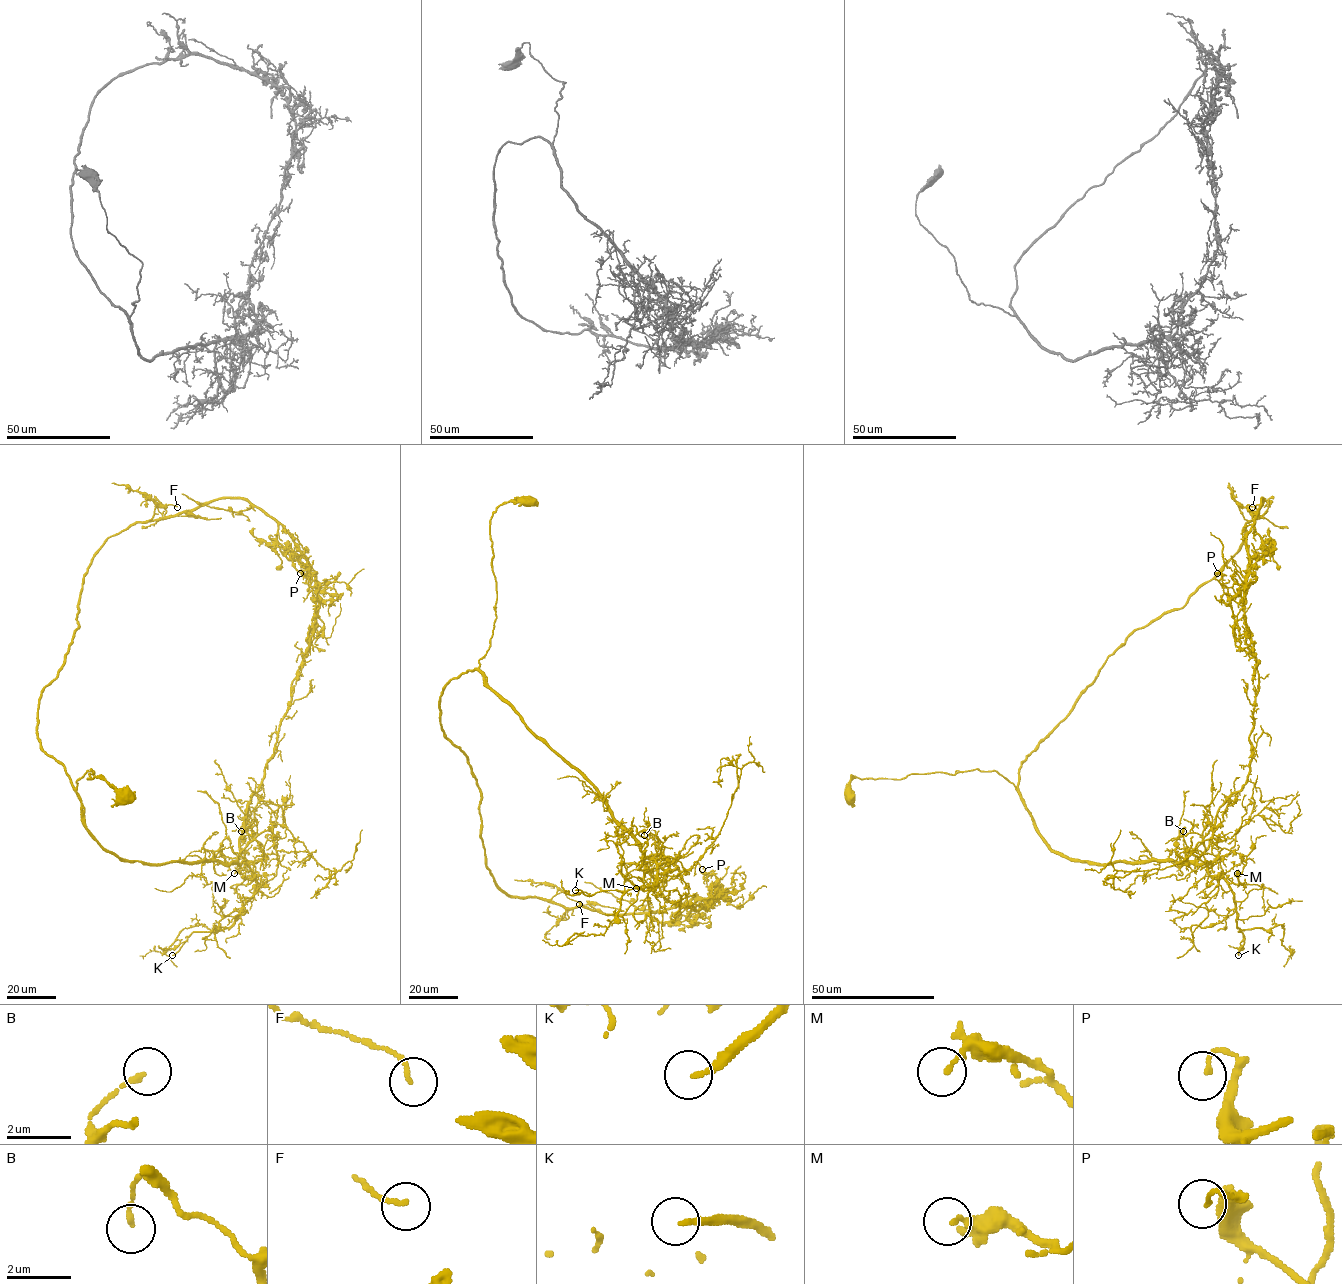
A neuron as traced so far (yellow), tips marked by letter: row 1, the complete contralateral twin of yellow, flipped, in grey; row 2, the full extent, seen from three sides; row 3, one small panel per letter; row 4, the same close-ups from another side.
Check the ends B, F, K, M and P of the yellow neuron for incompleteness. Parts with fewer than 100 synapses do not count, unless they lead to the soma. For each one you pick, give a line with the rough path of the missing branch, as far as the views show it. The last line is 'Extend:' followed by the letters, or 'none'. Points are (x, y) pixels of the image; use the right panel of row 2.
K: Course of what is missing: (1238, 955), (1224, 961), (1201, 959), (1198, 965), (1201, 963), (1190, 947), (1194, 945)
Extend: K

